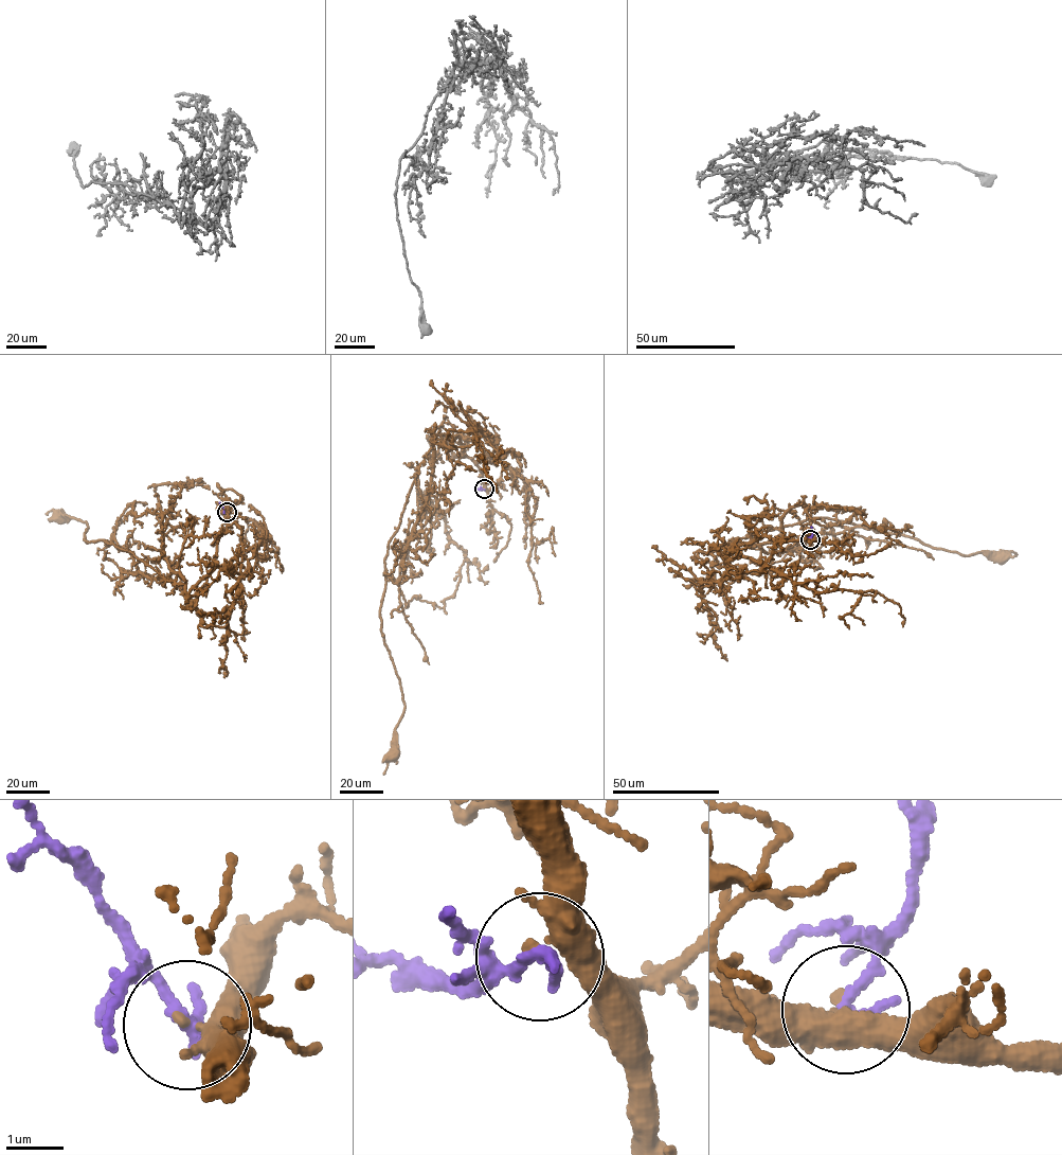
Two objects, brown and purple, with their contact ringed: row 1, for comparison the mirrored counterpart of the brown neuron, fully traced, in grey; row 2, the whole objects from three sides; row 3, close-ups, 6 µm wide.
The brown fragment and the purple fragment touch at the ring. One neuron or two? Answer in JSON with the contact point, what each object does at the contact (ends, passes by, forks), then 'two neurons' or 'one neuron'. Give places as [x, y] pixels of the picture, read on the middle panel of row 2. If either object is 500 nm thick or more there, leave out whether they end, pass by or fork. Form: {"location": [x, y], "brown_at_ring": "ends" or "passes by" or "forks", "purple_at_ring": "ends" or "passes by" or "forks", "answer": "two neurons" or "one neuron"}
{"location": [484, 489], "brown_at_ring": "forks", "purple_at_ring": "ends", "answer": "two neurons"}

